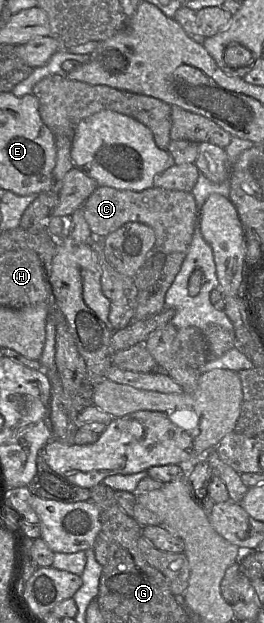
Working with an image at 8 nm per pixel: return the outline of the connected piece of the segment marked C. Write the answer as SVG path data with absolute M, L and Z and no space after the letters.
M99 186L81 206L94 236L106 237L128 222L140 222L155 232L155 251L165 255L186 252L192 242L197 220L196 201L191 192L151 187L142 191Z

